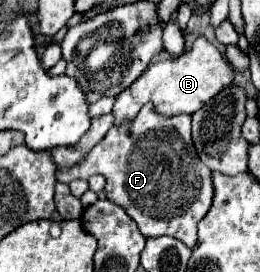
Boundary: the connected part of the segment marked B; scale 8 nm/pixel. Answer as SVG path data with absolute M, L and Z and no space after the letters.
M197 38L191 46L191 50L183 52L181 56L161 60L149 66L147 74L143 78L137 78L127 90L123 90L115 98L115 126L121 126L125 120L133 120L141 106L151 102L155 106L155 112L161 116L177 116L177 114L193 114L197 112L211 96L215 96L219 90L233 84L233 68L223 58L223 54L205 38Z

